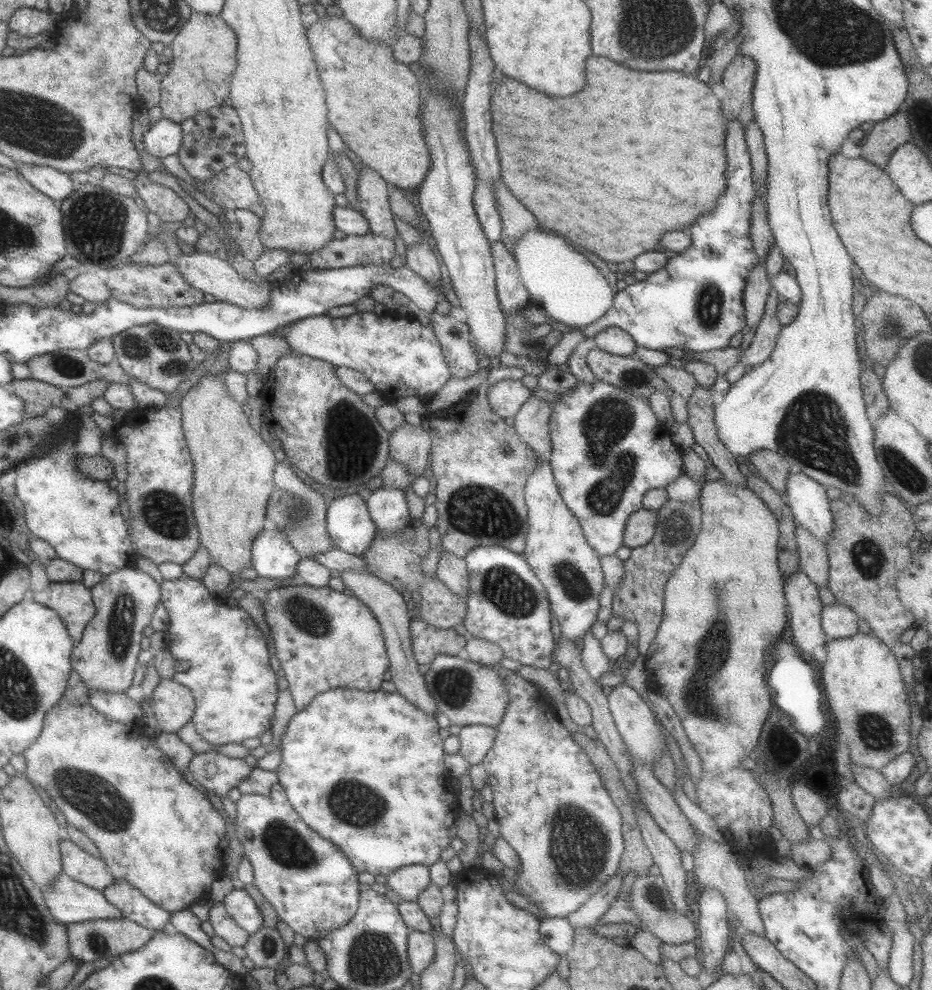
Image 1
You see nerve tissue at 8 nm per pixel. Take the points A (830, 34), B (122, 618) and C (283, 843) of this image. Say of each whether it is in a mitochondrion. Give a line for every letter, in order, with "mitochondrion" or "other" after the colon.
A: mitochondrion
B: mitochondrion
C: mitochondrion

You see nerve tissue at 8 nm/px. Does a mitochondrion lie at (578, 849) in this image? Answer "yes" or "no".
yes

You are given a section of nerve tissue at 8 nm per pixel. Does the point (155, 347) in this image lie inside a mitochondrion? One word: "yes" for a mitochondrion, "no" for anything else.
yes

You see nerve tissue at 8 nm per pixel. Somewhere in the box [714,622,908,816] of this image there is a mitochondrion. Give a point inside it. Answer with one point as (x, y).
(875, 734)

